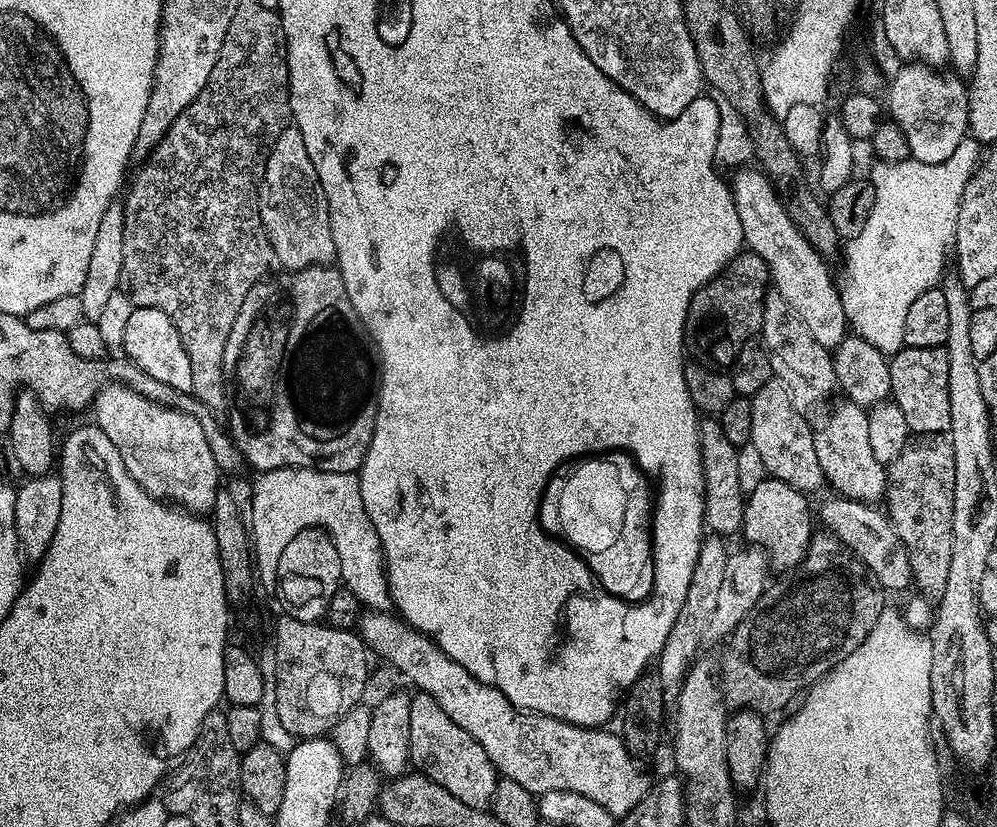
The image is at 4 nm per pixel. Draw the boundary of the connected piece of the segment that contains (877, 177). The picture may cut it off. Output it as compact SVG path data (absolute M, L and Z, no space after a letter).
M965 138L949 160L941 164L928 165L911 158L893 164L873 163L870 183L876 187L874 210L870 210L870 218L866 218L866 230L847 241L848 257L844 260L844 281L841 279L838 287L849 329L880 352L895 354L905 347L906 314L910 311L914 298L941 283L946 272L944 263L947 260L949 263L950 249L956 239L962 194L981 155L981 141Z

